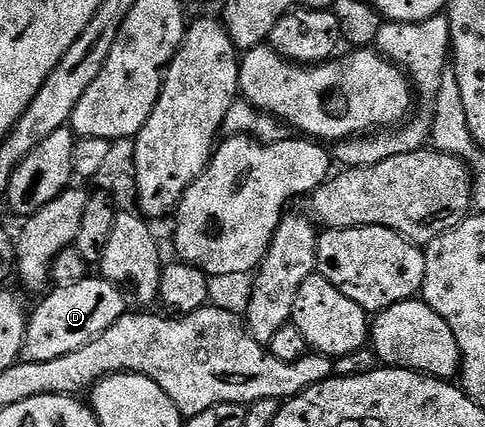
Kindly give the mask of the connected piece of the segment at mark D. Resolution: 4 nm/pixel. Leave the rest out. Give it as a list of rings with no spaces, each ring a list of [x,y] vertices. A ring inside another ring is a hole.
[[[88,278],[74,286],[52,287],[43,298],[29,312],[22,354],[22,359],[29,362],[53,362],[53,358],[62,358],[64,354],[73,354],[73,350],[81,350],[81,346],[89,346],[89,342],[105,334],[129,308],[119,285],[102,278]]]

